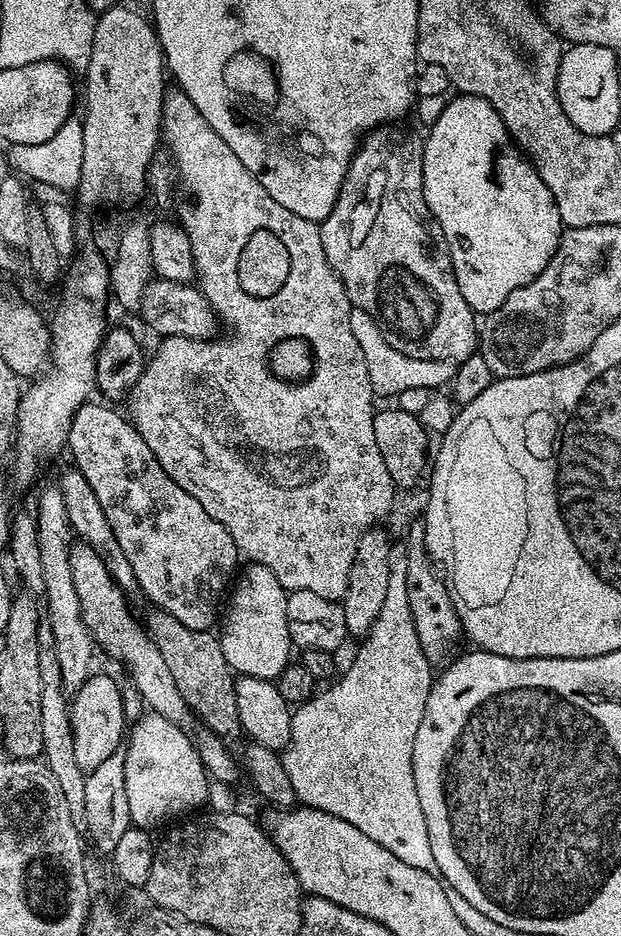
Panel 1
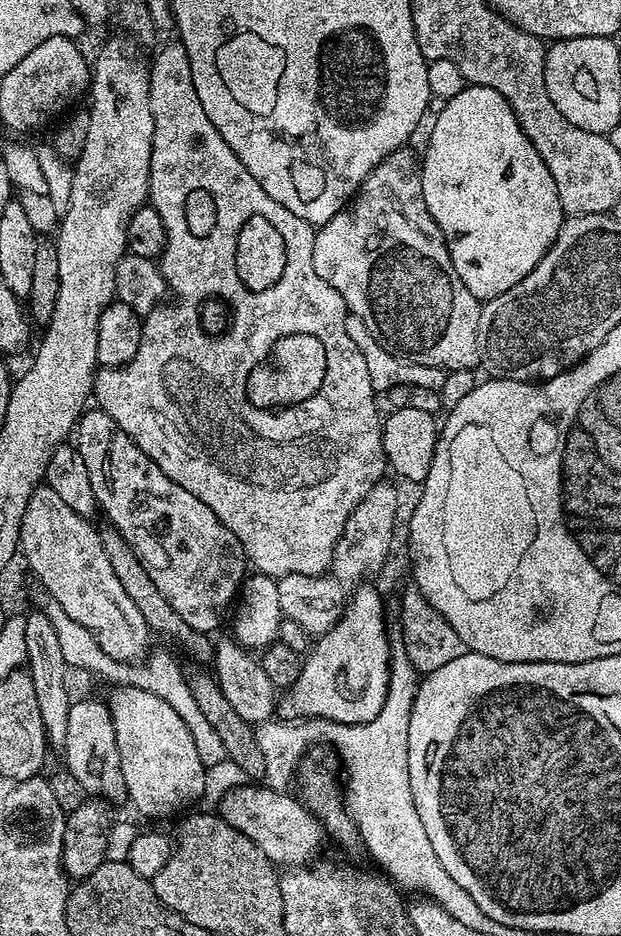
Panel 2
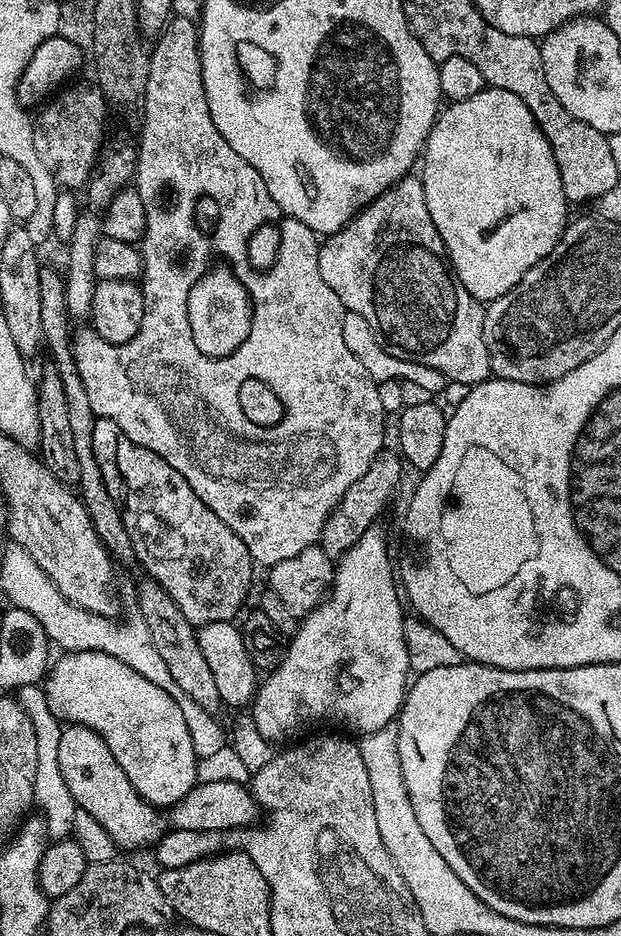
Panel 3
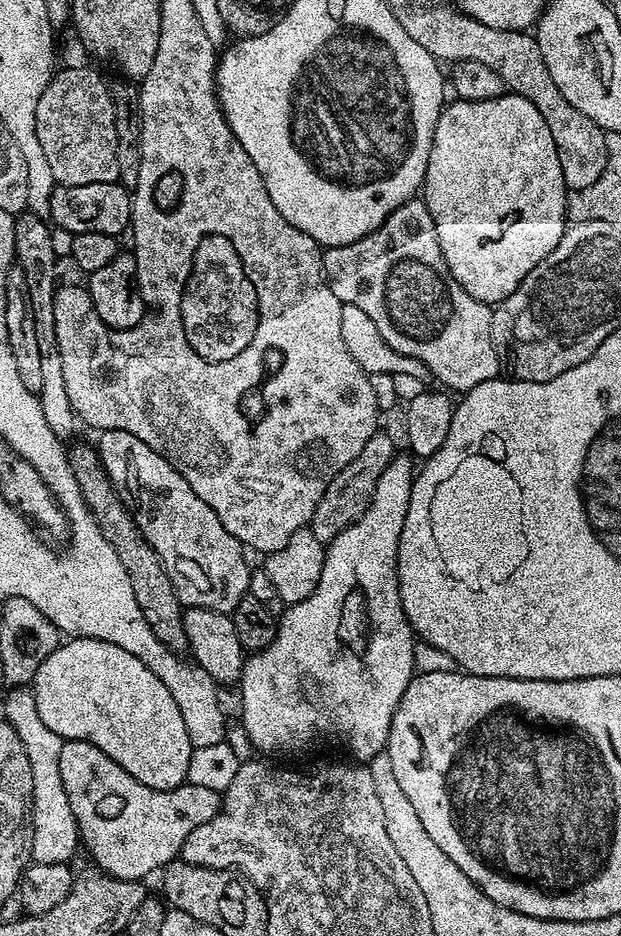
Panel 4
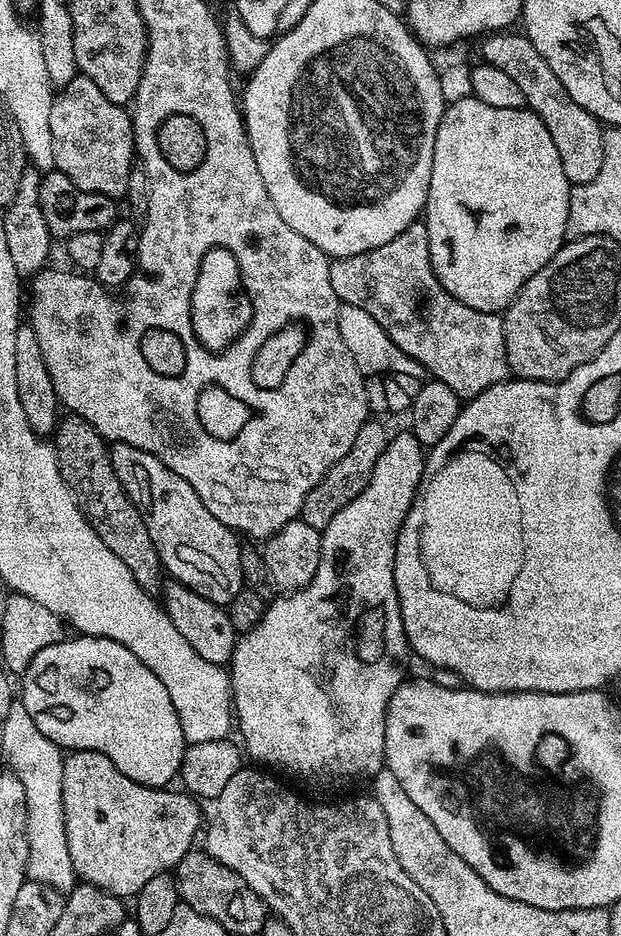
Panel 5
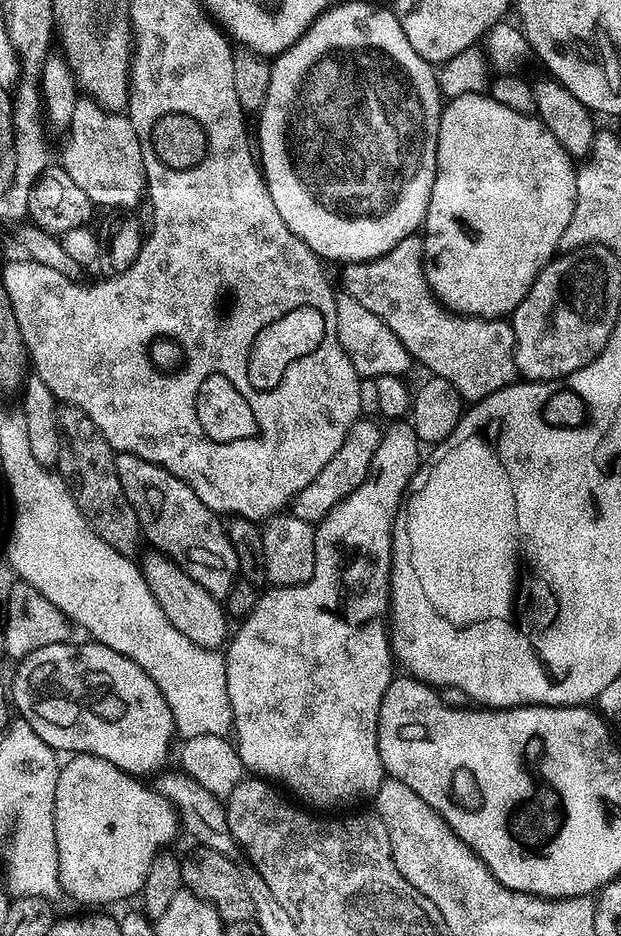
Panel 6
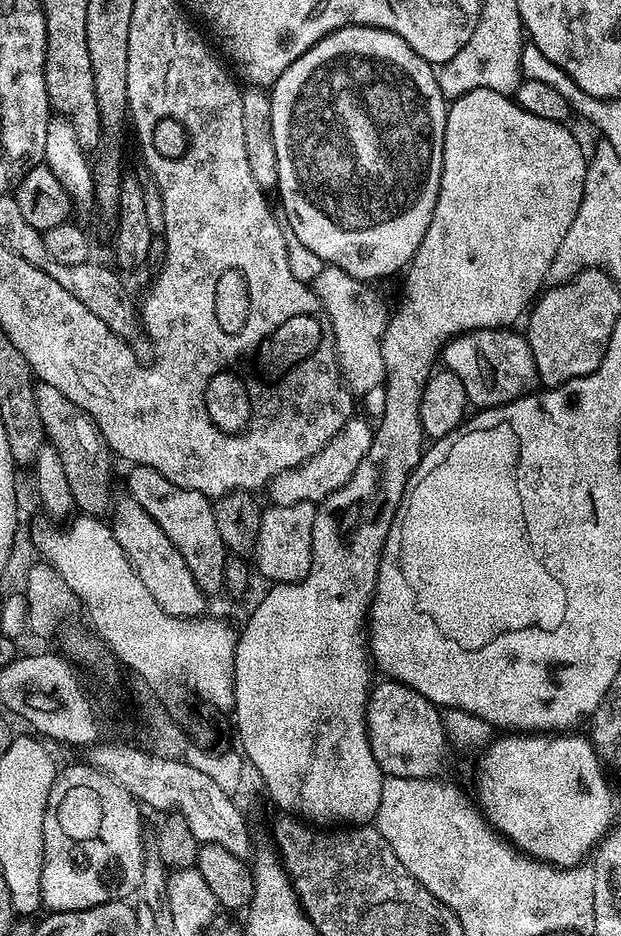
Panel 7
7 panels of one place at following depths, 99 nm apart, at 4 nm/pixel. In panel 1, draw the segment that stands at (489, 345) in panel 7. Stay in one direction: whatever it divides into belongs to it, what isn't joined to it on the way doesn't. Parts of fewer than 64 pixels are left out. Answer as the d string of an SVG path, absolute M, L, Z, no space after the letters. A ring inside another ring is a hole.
M395 123L385 124L372 129L361 139L356 152L352 156L338 198L334 202L330 214L319 225L322 250L326 254L326 262L330 262L330 266L338 274L338 278L348 295L348 301L353 308L366 310L366 314L370 314L370 318L376 320L380 329L384 331L386 342L390 342L390 346L394 346L394 350L399 350L402 354L410 354L410 358L449 360L460 366L463 365L463 360L470 359L477 351L478 316L477 313L472 311L471 306L466 302L466 298L462 298L462 290L458 290L454 266L448 253L448 243L438 226L438 222L433 218L432 211L426 206L426 198L424 197L424 140L400 127L404 126L397 126Z

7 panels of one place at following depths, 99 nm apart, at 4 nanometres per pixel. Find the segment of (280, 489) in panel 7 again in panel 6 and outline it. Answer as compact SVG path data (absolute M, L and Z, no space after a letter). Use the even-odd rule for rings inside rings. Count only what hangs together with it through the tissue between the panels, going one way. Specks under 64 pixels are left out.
M361 418L354 422L354 426L350 426L346 442L342 442L338 454L334 454L334 458L330 458L330 462L322 466L322 474L318 474L318 478L314 478L314 482L310 482L308 486L302 486L302 490L298 490L293 497L290 505L291 515L315 526L326 518L326 514L330 514L330 510L334 510L334 506L338 506L338 502L342 502L350 493L358 490L358 486L362 486L370 470L370 462L374 462L374 454L380 445L382 428L381 425L376 425L376 422L372 418Z

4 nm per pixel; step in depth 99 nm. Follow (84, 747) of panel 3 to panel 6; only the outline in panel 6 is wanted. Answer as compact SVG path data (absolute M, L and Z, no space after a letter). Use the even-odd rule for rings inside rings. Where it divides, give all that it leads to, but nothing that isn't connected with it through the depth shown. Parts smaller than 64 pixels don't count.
M76 754L72 760L63 761L60 773L58 774L58 782L56 783L56 793L54 794L54 838L58 846L58 878L60 886L65 897L73 896L80 904L116 904L119 900L128 900L132 895L139 893L143 889L146 878L150 874L150 862L154 862L154 858L161 850L169 847L168 843L176 836L176 828L178 832L178 816L169 802L155 787L148 788L143 779L137 778L123 772L118 766L114 766L114 762L106 762L106 758L98 758L97 756L89 756L87 754Z

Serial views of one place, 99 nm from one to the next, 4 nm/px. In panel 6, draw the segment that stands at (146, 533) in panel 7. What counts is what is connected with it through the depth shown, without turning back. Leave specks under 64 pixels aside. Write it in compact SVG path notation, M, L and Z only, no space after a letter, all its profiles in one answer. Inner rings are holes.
M148 550L142 556L138 560L140 575L150 594L154 594L156 604L162 606L162 614L170 618L172 628L205 649L223 649L230 636L230 620L225 613L225 605L217 597L211 596L201 584L194 582L194 578L190 578L190 574L186 574L186 570L182 570L182 566L173 562L166 553Z

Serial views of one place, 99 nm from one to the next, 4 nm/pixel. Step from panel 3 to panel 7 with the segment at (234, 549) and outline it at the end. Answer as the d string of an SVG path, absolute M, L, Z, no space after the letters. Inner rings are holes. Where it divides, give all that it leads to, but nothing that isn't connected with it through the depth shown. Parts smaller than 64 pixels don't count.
M137 464L127 470L131 503L142 506L142 510L146 510L146 514L150 514L150 518L162 526L162 534L174 542L178 554L182 554L186 566L190 566L190 574L194 574L194 582L198 582L205 597L220 596L224 591L223 570L230 553L222 542L222 534L218 534L213 501L198 490L174 486L170 478L162 478L162 474L150 466Z

